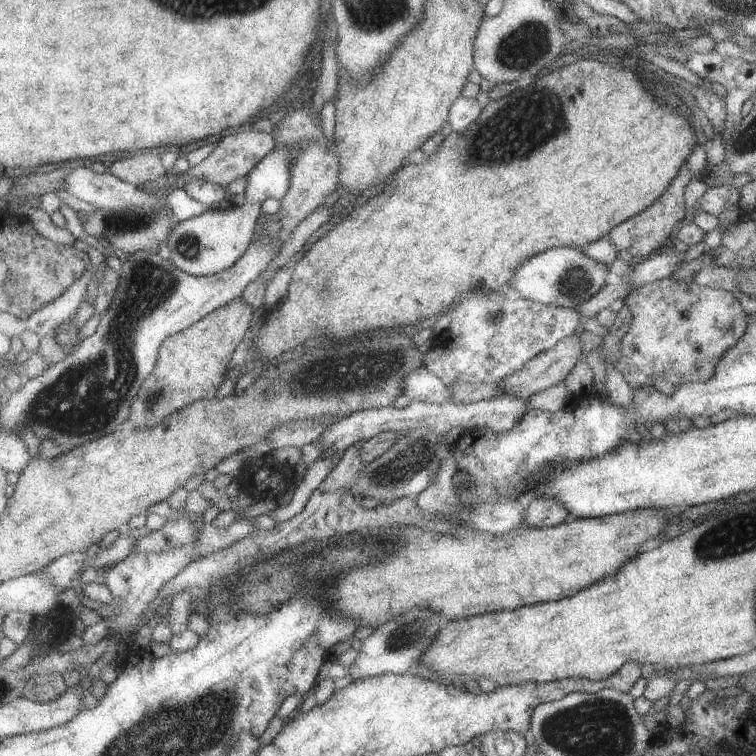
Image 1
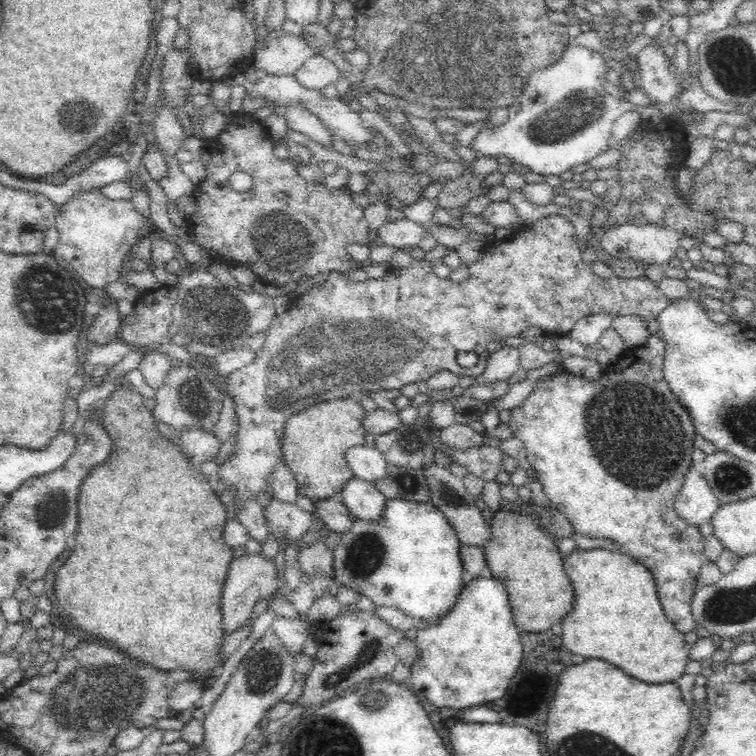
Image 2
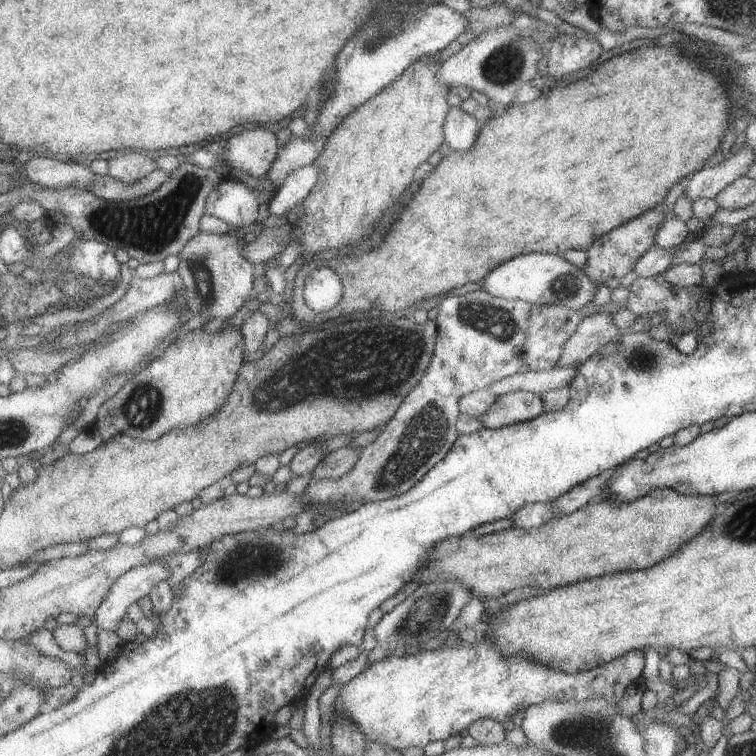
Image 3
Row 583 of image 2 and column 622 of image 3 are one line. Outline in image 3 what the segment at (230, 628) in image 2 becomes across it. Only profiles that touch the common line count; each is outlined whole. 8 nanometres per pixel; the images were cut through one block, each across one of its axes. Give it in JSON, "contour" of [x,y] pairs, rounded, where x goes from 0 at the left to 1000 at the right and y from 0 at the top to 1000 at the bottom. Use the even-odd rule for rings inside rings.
{"contour":[[[878,266],[873,267],[868,275],[847,283],[847,286],[807,304],[804,310],[790,315],[776,331],[778,344],[775,344],[775,352],[772,352],[771,357],[778,368],[786,374],[795,376],[804,368],[812,368],[812,365],[823,368],[831,360],[839,358],[841,347],[868,325],[868,308],[881,291],[881,278],[882,274]]]}

